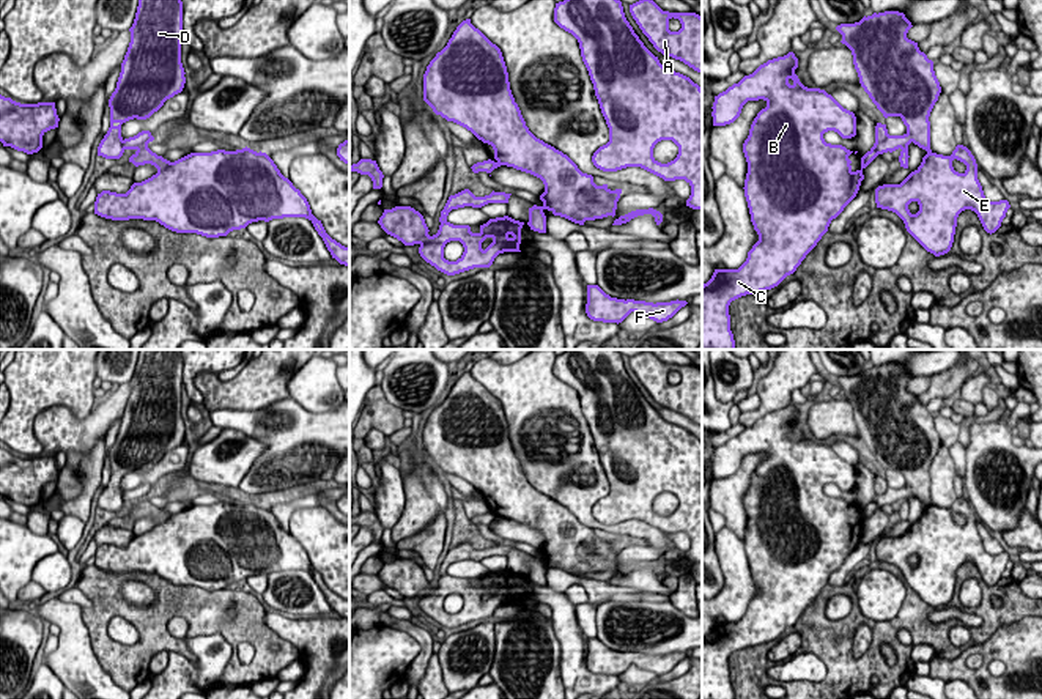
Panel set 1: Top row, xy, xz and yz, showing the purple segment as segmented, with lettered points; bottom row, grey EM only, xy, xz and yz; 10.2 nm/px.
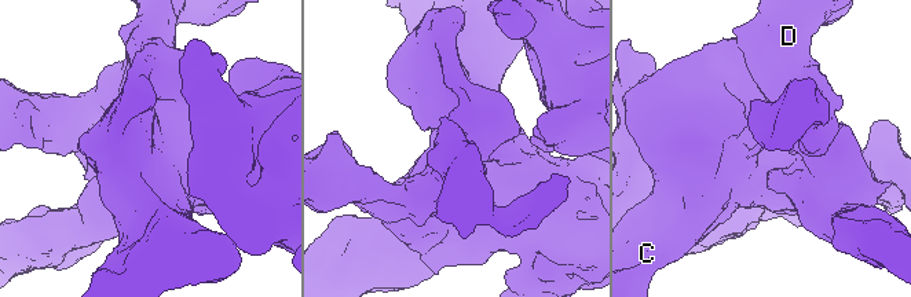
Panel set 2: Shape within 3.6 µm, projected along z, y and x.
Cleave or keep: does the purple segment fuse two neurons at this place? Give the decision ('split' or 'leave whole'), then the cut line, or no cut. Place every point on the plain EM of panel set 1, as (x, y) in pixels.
split; cut in xy along (147, 496), (137, 502)

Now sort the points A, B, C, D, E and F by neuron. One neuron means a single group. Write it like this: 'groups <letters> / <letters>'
groups A B C E F / D

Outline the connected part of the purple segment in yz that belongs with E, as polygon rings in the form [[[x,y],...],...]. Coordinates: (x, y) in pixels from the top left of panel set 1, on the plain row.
[[[957,497],[951,509],[927,505],[900,537],[878,538],[875,556],[896,565],[907,584],[935,609],[951,603],[962,564],[974,564],[992,587],[1011,560],[1007,553],[985,551],[976,512],[963,497]]]

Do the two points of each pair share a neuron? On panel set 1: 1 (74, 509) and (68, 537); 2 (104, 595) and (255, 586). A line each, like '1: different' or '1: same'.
1: different
2: different

